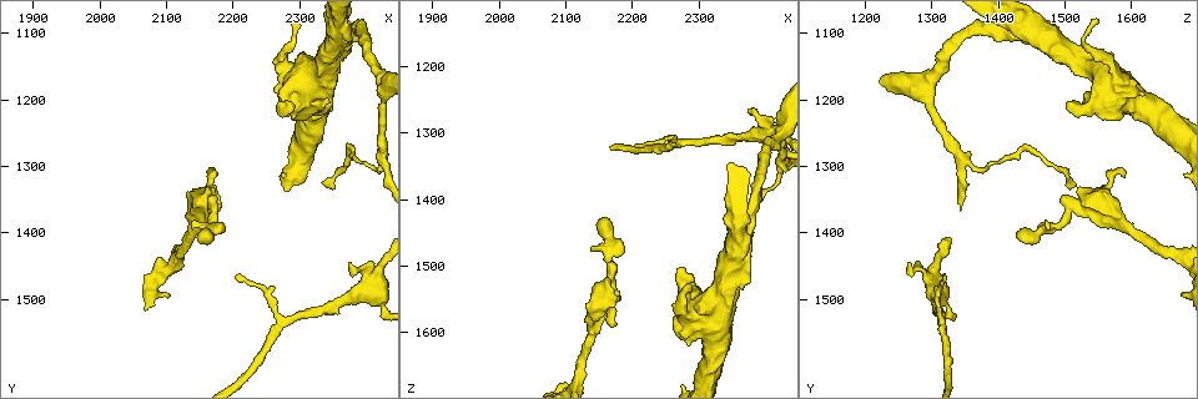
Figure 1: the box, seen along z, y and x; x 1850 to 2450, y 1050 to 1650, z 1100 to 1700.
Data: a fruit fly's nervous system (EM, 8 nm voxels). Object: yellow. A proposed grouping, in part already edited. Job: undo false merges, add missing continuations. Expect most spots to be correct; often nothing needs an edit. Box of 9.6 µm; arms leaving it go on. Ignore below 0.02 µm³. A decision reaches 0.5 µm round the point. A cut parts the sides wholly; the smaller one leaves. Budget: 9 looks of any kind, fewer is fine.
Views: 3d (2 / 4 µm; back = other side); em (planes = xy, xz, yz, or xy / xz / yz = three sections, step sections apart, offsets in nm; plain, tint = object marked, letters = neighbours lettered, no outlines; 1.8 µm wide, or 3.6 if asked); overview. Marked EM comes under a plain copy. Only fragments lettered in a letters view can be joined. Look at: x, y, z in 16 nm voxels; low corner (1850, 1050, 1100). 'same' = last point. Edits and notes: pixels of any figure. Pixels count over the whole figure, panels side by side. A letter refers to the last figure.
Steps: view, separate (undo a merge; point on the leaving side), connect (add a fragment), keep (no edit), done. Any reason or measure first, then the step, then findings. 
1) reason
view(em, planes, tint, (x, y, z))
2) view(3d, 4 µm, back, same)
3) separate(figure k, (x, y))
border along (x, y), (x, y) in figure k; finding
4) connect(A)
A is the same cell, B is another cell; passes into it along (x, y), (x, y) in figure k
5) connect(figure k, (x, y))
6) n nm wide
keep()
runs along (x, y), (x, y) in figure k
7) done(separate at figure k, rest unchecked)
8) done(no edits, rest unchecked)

an open end
view(3d, 2 µm, (2135, 1395, 1475))

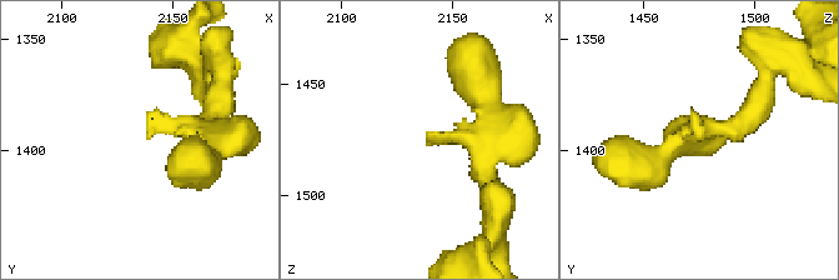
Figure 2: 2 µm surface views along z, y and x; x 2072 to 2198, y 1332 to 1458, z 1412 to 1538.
arms of 190, 220 nm
view(em, planes, letters, (2139, 1393, 1476))

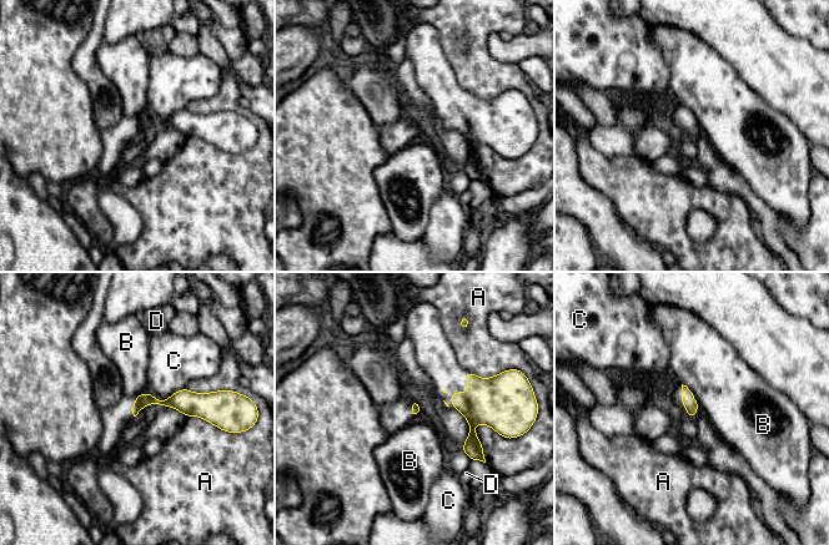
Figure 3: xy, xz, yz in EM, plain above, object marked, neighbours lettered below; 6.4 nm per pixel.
keep()
A, B, C and D are other cells; none of them fits

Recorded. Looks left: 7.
free end
view(em, planes, letters, (2170, 1315, 1595))

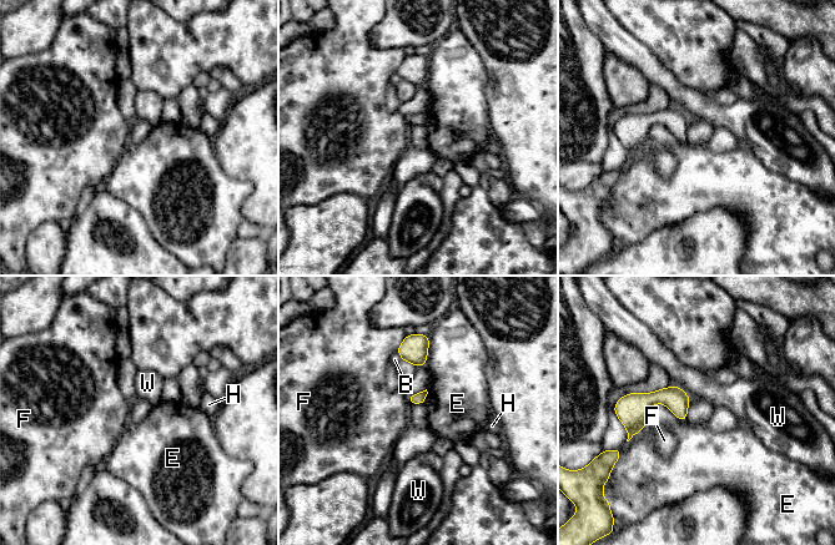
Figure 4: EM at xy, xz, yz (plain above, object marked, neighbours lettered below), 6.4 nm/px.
keep()
B, E, F, H and W are other cells; no lettered fragment goes on from it

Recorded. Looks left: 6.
branch stops here
view(em, planes, letters, (2375, 1445, 1270))

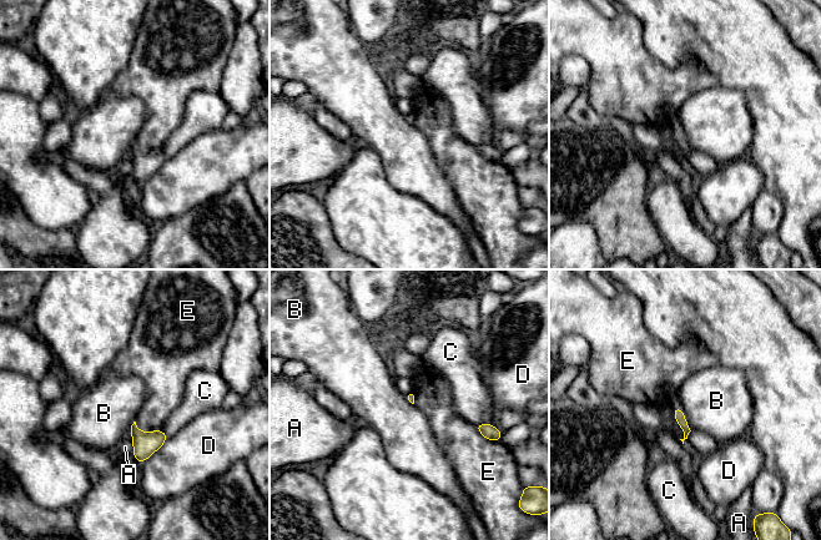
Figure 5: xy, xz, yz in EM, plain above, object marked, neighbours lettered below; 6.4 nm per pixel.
keep()
A, B, C, D and E are other cells; border along (678, 405), (691, 430) in figure 5; no lettered fragment goes on from it

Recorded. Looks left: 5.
three arms meet
view(3d, 4 µm, (2355, 1095, 1435))

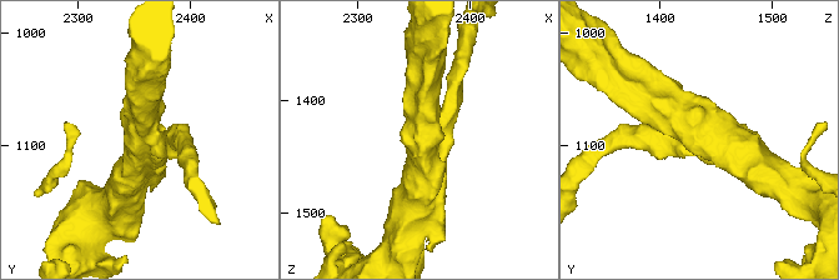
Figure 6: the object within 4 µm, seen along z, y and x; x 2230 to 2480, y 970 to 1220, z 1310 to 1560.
now the EM
view(em, planes, letters, (2358, 1092, 1436))

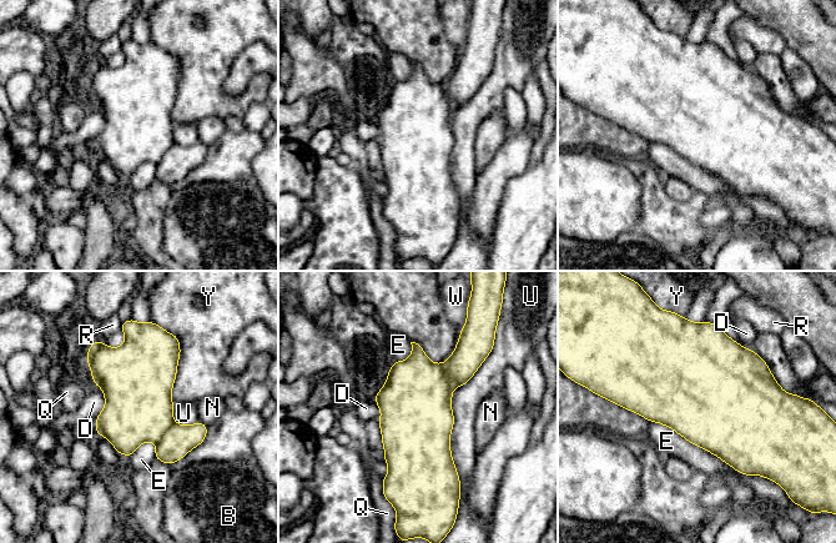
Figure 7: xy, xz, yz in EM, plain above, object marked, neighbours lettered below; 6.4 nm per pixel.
U touches over 850 nm
keep()
B, D, E, N, Q, R, U, W and Y are other cells; border along (649, 420), (755, 476) in figure 7; all the same cell

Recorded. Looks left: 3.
done(no edits, rest unchecked)

